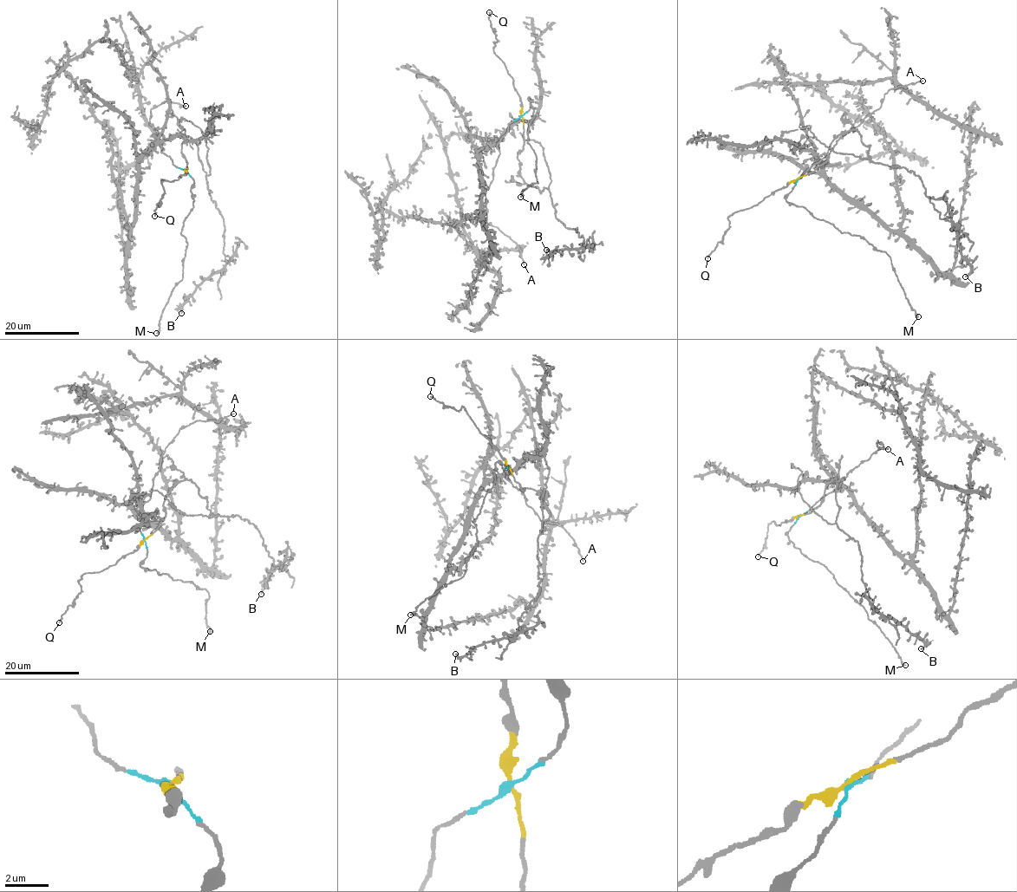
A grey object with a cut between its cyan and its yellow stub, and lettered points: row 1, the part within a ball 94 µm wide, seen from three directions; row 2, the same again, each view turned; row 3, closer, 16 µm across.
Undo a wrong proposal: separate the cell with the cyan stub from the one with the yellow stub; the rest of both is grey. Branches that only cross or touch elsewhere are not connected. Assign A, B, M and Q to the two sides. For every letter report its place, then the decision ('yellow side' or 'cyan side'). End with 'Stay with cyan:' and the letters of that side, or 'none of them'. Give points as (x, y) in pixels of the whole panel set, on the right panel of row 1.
A: place (922, 81); cyan side
B: place (965, 276); yellow side
M: place (918, 316); cyan side
Q: place (707, 258); yellow side
Stay with cyan: A, M

